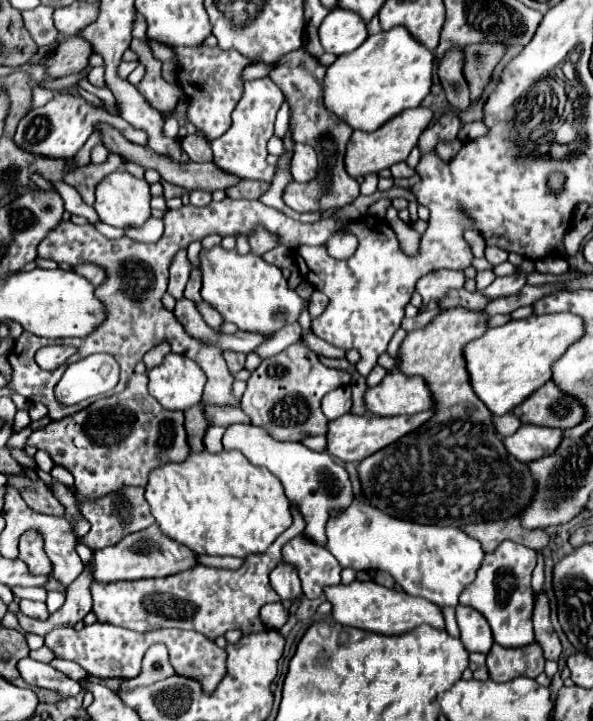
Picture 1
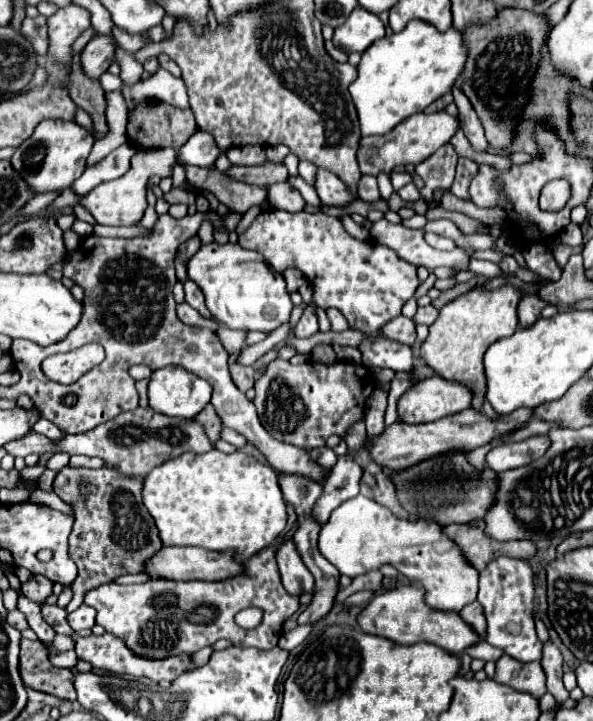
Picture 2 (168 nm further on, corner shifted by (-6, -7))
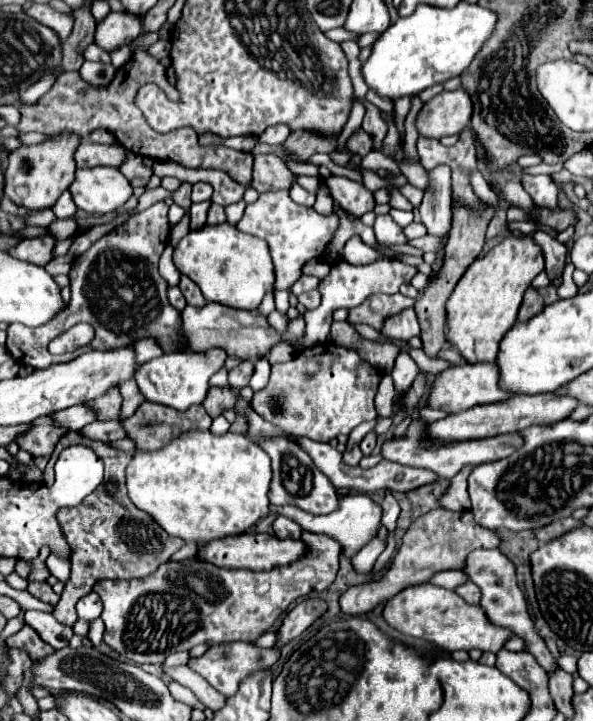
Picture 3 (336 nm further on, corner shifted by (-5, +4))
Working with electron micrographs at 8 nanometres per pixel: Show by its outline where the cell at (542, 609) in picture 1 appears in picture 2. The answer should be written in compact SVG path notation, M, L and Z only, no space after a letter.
M545 641L543 643L543 659L541 659L541 665L543 665L543 671L547 675L547 691L557 699L557 703L563 703L569 697L569 693L565 691L565 687L561 683L561 677L563 677L563 671L561 671L563 655L553 645L553 641Z

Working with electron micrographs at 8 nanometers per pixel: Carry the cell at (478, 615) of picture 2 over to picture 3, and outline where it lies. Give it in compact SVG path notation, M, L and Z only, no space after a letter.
M464 582L464 584L456 586L456 588L454 588L454 592L456 592L458 596L462 596L468 604L480 602L480 588L478 588L476 584L472 584L472 582Z

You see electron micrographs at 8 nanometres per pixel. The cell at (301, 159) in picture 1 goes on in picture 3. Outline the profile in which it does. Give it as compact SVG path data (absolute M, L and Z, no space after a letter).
M332 176L326 182L328 182L328 188L330 188L334 200L348 214L360 218L362 214L366 214L366 212L370 212L374 208L374 196L362 184L352 182L348 178L340 178L340 176Z

